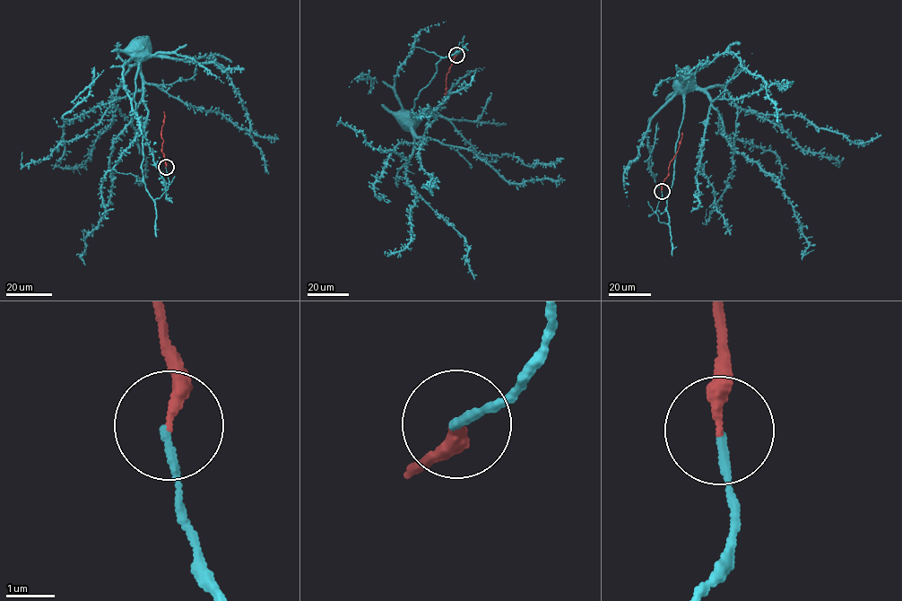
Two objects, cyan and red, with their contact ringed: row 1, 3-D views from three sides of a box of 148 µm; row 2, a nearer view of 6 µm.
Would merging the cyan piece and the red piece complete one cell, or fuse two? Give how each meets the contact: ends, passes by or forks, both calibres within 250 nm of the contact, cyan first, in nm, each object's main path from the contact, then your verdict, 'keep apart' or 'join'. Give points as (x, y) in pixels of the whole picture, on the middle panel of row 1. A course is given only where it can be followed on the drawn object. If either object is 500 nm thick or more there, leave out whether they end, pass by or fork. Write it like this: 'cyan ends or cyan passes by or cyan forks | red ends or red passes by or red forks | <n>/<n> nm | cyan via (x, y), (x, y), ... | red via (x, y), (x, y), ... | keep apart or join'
cyan ends | red ends | 150/240 nm | cyan via (456, 54), (463, 41), (436, 65), (409, 119), (428, 140), (418, 154), (431, 193) | red via (456, 54), (446, 74), (444, 94) | join

